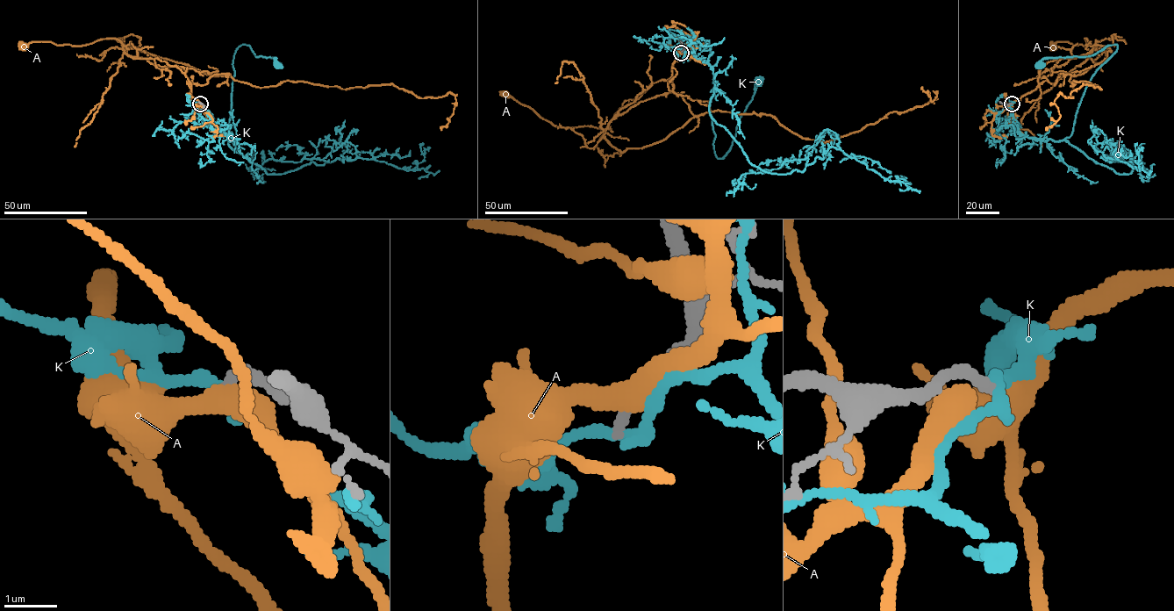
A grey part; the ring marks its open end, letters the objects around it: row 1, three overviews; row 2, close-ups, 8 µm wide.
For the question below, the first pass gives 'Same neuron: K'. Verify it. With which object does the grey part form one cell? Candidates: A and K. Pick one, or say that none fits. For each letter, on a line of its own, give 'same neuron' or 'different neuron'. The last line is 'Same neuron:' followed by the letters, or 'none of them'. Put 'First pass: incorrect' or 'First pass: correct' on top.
First pass: incorrect
A: different neuron
K: different neuron
Same neuron: none of them

